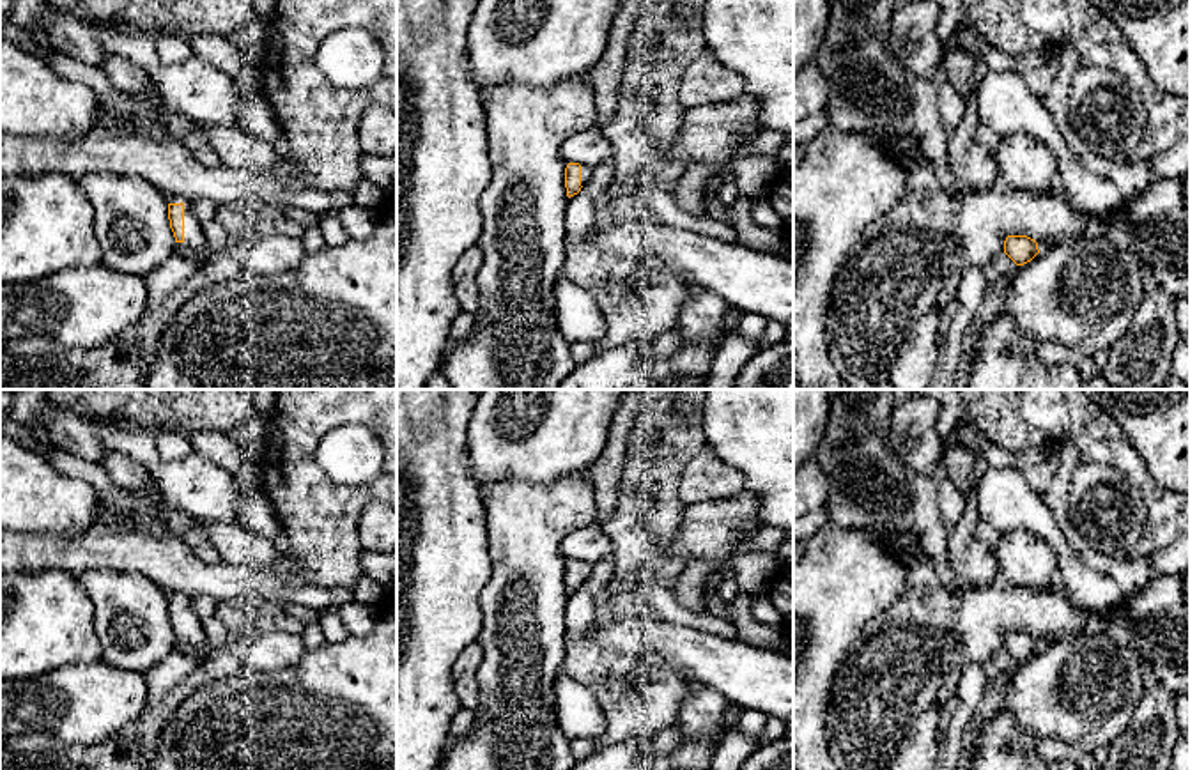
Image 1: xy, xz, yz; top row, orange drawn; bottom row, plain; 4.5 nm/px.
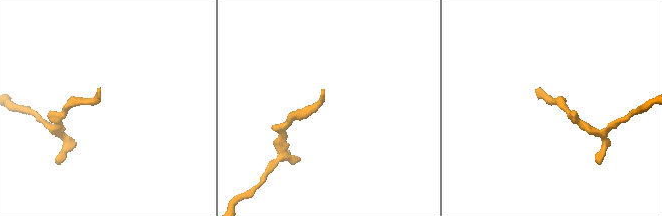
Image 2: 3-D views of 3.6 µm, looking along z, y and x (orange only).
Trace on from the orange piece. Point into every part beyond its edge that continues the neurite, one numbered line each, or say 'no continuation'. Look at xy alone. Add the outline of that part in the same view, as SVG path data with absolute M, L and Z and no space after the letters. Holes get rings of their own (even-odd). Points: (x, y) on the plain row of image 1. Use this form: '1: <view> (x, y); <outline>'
1: xy (193, 632); M170 593L168 600L184 600L184 641L191 644L197 651L205 651L209 648L202 620L193 611L191 600L181 593Z

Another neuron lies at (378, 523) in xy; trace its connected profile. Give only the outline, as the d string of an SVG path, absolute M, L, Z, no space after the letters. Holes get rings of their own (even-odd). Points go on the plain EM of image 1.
M386 503L368 504L358 519L358 536L365 551L397 551L397 508Z

